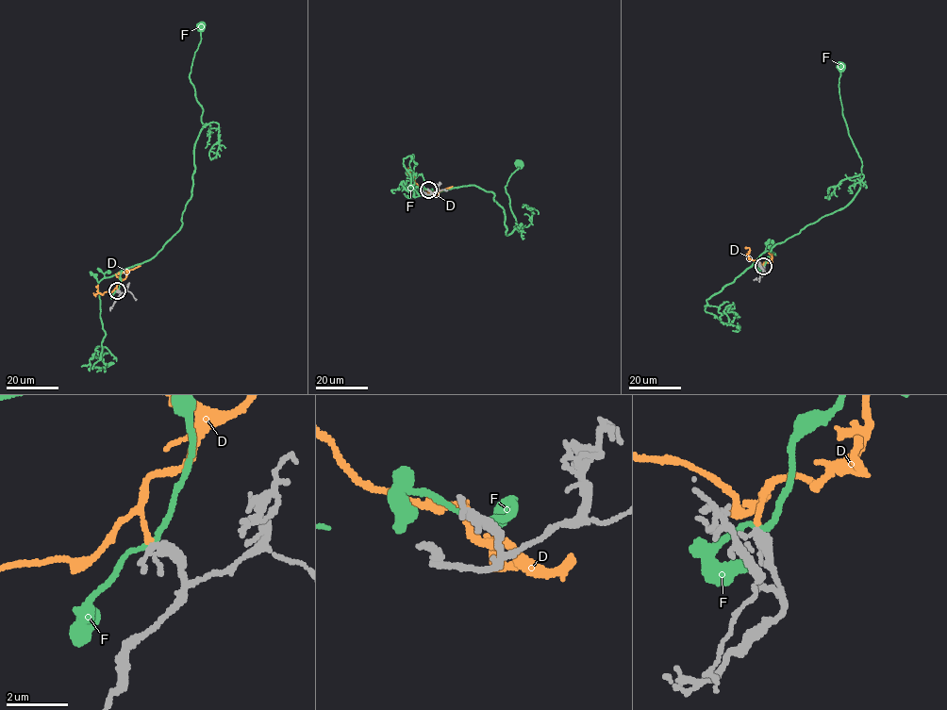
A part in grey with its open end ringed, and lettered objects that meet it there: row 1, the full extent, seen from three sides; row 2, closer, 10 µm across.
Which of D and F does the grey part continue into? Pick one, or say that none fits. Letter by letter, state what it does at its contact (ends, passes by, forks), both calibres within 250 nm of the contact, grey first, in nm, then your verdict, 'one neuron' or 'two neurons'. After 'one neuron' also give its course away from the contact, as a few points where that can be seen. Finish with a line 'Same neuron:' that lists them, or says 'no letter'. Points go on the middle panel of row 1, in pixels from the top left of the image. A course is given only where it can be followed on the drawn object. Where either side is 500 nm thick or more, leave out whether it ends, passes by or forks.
D: it ends | 360/160 nm | one neuron | via (428, 189), (421, 189), (415, 182), (408, 168)
F: it passes by | 400/150 nm | two neurons
Same neuron: D

